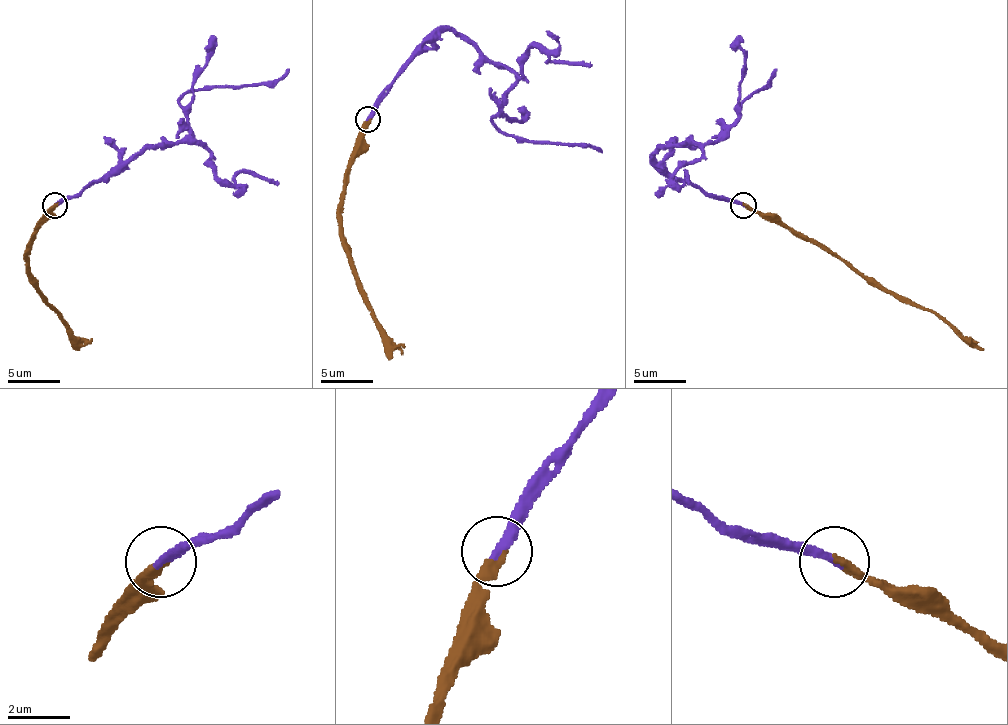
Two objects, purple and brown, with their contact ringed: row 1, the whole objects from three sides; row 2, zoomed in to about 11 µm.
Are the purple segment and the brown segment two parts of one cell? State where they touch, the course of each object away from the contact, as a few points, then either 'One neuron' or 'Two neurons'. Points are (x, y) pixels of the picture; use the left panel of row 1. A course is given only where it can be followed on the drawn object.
Place: (54, 205). Course of purple: (54, 205), (129, 159), (173, 143), (201, 143), (183, 115), (188, 92), (271, 84), (289, 68). Course of brown: (56, 205), (33, 236), (28, 252), (28, 270), (77, 350). One neuron

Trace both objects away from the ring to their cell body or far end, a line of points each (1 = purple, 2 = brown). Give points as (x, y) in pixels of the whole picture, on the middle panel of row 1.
1: (367, 119), (413, 55), (455, 31), (514, 75), (494, 117), (501, 130), (602, 153)
2: (369, 119), (362, 130), (359, 153), (351, 163), (346, 184), (341, 233), (367, 308), (390, 360)

